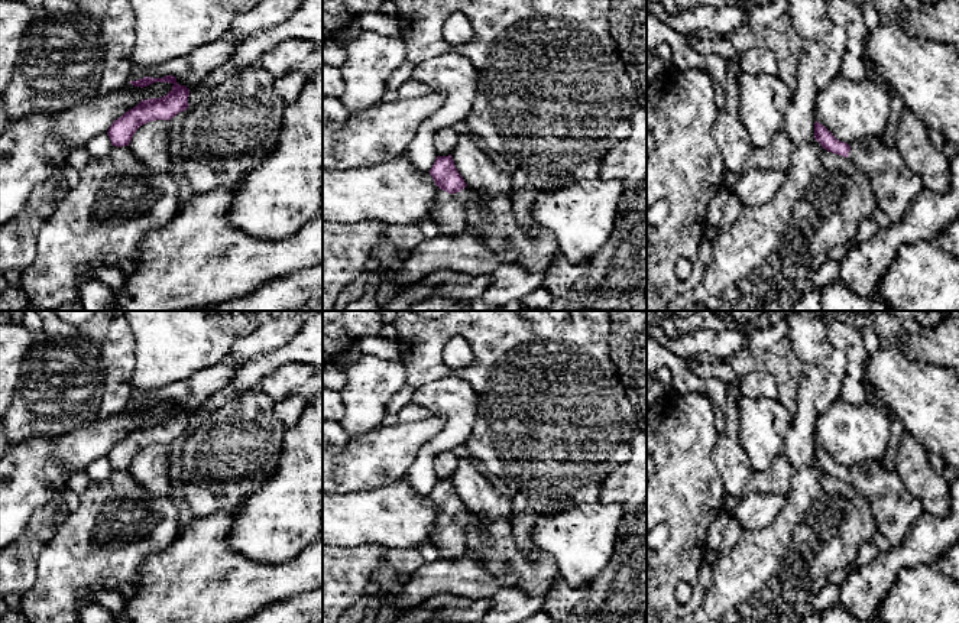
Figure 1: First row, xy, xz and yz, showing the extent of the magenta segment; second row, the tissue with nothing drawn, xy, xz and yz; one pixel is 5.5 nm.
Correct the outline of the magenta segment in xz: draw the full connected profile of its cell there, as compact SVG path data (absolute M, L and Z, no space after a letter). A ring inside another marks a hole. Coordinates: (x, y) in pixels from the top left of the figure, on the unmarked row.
M451 478L437 480L430 499L440 512L431 529L430 542L437 548L440 558L460 559L466 554L466 532L472 516Z

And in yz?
M816 445L814 463L827 476L853 484L868 499L878 530L890 541L891 546L898 546L924 513L923 504L907 490L897 471L887 470L882 461L861 463L848 468Z

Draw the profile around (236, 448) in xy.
M259 389L233 393L220 408L205 411L198 428L188 429L181 451L182 486L176 493L187 502L194 517L239 507L273 476L286 432L273 405Z

